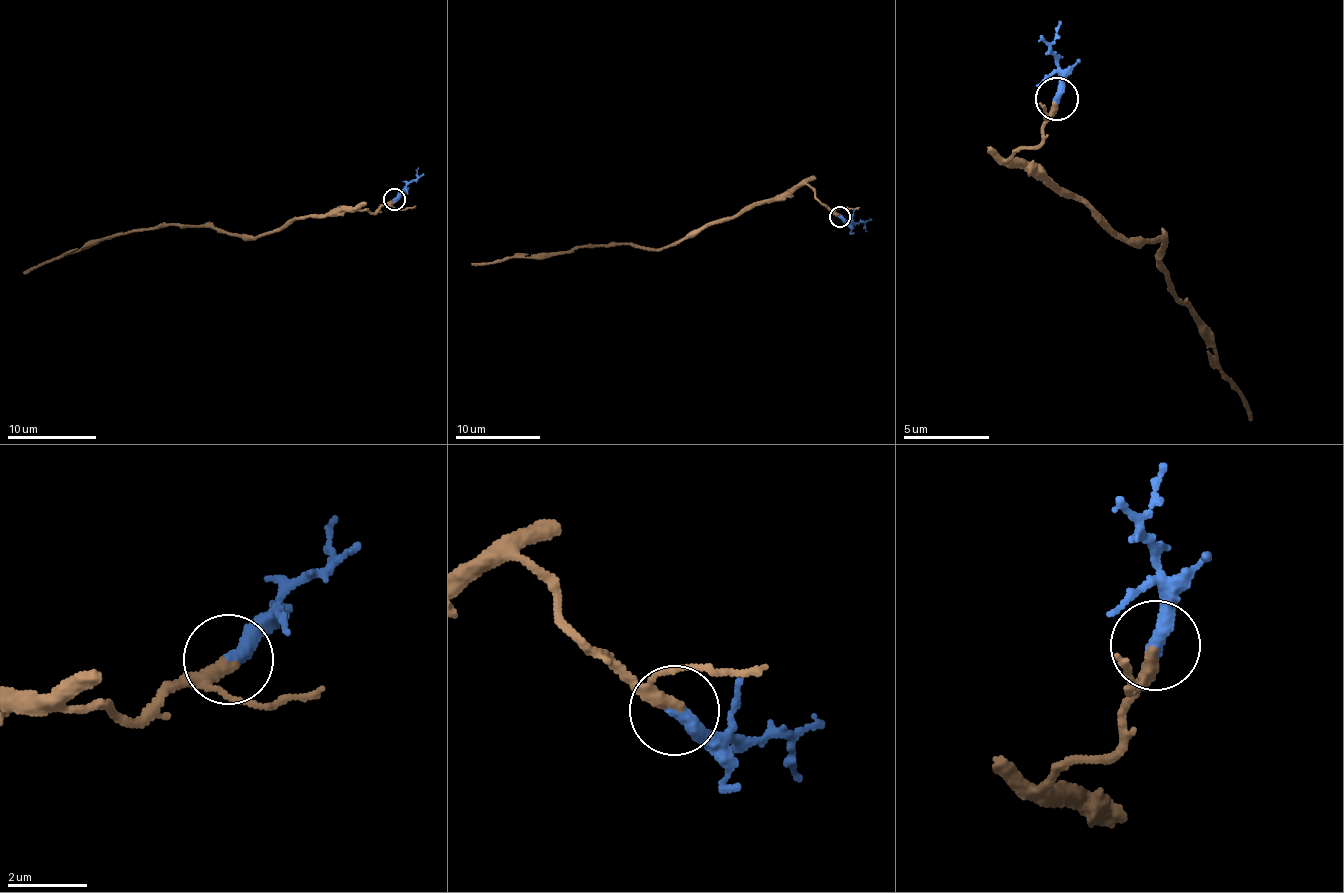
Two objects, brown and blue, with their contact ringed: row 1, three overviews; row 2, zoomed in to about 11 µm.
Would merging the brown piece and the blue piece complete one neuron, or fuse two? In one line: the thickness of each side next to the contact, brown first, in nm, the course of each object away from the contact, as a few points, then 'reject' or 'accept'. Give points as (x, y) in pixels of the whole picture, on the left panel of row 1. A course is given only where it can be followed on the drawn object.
260 nm thick on the brown side, 400 nm on the other; brown runs (395, 200), (371, 213), (305, 216), (254, 237), (178, 224), (132, 229), (91, 240), (23, 274); blue runs (395, 200), (415, 180), (418, 167); accept

